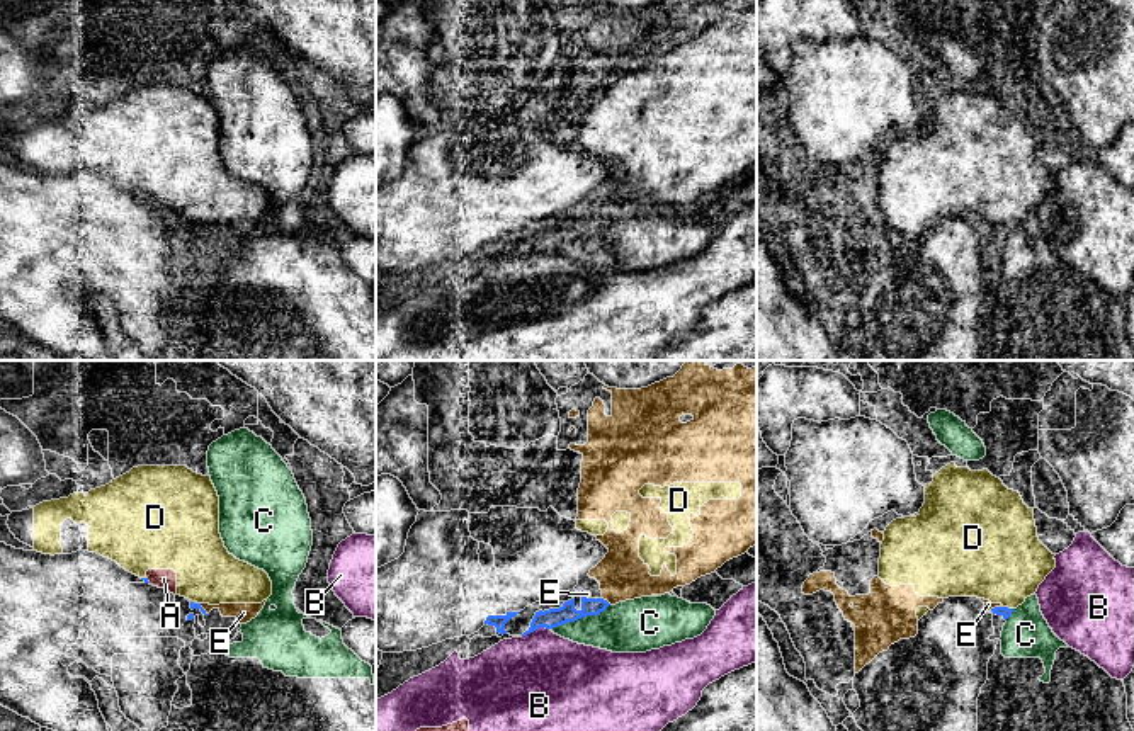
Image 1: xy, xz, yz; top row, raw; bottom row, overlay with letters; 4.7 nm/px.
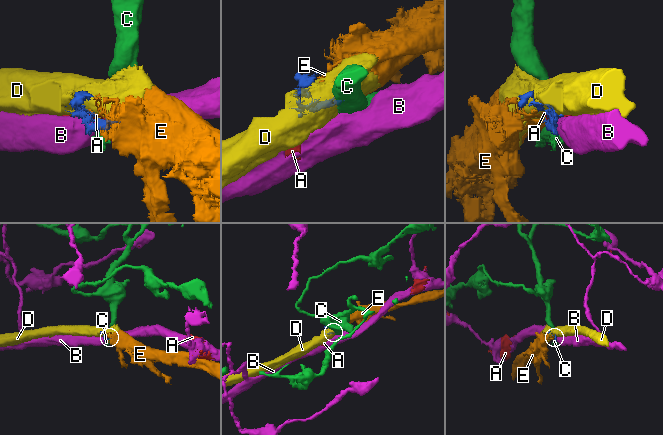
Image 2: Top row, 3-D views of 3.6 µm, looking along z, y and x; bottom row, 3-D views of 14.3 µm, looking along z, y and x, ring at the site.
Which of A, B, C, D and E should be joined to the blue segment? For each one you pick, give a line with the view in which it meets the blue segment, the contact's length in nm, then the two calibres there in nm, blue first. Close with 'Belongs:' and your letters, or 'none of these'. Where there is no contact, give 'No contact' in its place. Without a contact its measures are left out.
Belongs: none of these

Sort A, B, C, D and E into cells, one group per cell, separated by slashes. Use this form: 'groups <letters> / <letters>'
groups A B / C / D E

